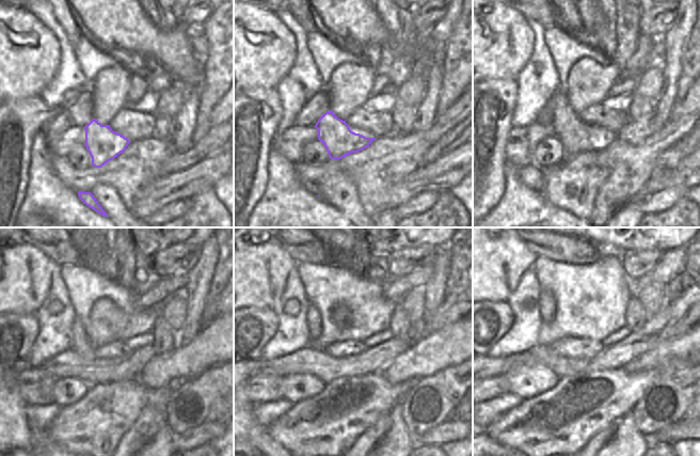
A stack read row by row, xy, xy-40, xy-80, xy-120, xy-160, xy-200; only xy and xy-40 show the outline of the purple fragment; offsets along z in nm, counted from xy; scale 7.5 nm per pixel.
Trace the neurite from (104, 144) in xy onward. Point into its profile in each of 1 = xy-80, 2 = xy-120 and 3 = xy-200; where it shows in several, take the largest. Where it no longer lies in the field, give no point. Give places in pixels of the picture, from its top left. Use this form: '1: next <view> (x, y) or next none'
1: next xy-80 (574, 135)
2: next xy-120 (80, 343)
3: next xy-200 (546, 301)

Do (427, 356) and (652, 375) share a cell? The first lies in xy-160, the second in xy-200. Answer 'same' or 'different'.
different

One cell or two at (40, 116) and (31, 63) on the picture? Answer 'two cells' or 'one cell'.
two cells

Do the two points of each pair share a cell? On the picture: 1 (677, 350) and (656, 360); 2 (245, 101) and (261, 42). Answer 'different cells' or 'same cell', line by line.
1: same cell
2: different cells

